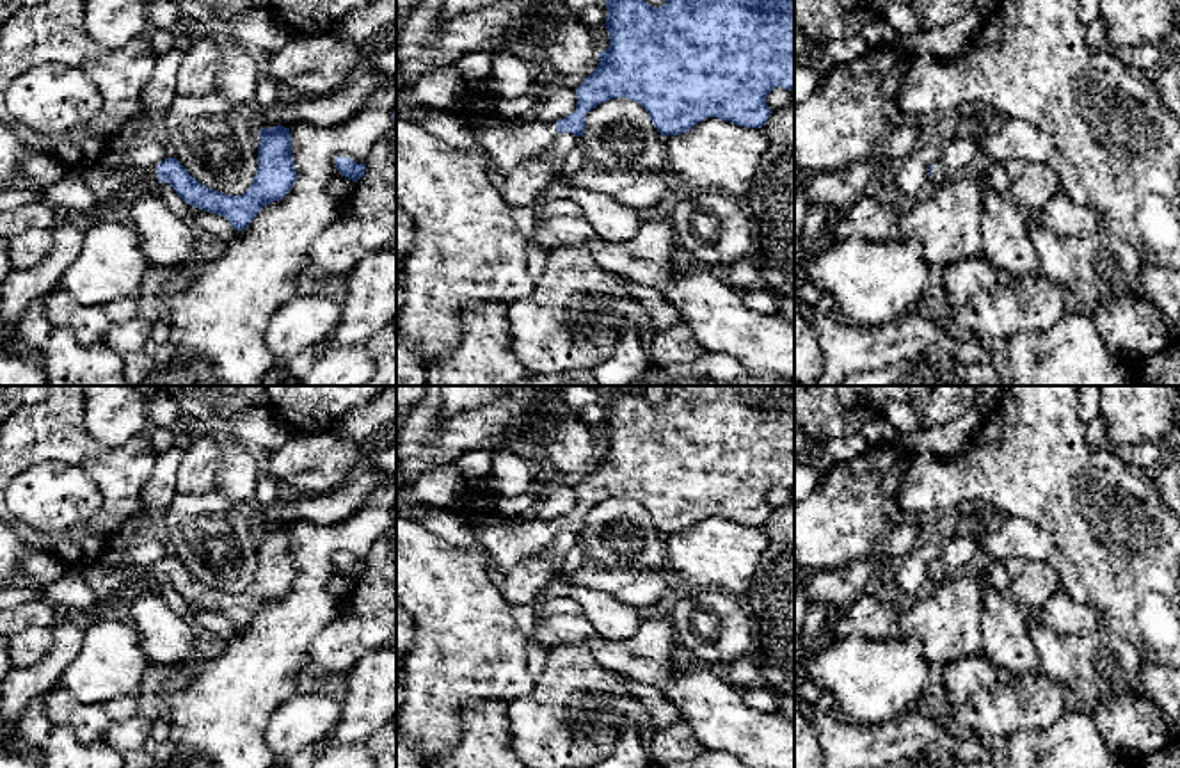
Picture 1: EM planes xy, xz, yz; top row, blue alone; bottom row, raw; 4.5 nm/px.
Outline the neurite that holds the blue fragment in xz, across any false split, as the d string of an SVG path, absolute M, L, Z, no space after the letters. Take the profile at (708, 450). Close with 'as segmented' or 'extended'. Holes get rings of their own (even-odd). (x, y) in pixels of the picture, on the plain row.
M668 386L661 405L649 404L640 393L610 395L604 400L610 444L599 450L597 466L576 487L578 503L572 512L549 523L490 516L474 524L478 544L496 560L503 576L522 558L549 549L558 532L581 535L586 524L585 512L613 496L638 500L658 530L666 535L681 533L707 516L762 526L771 512L766 494L775 485L794 487L794 386Z | extended

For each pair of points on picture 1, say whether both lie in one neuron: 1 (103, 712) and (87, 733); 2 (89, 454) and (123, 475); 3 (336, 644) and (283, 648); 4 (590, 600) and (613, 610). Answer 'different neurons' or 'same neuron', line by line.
1: same neuron
2: same neuron
3: different neurons
4: same neuron

